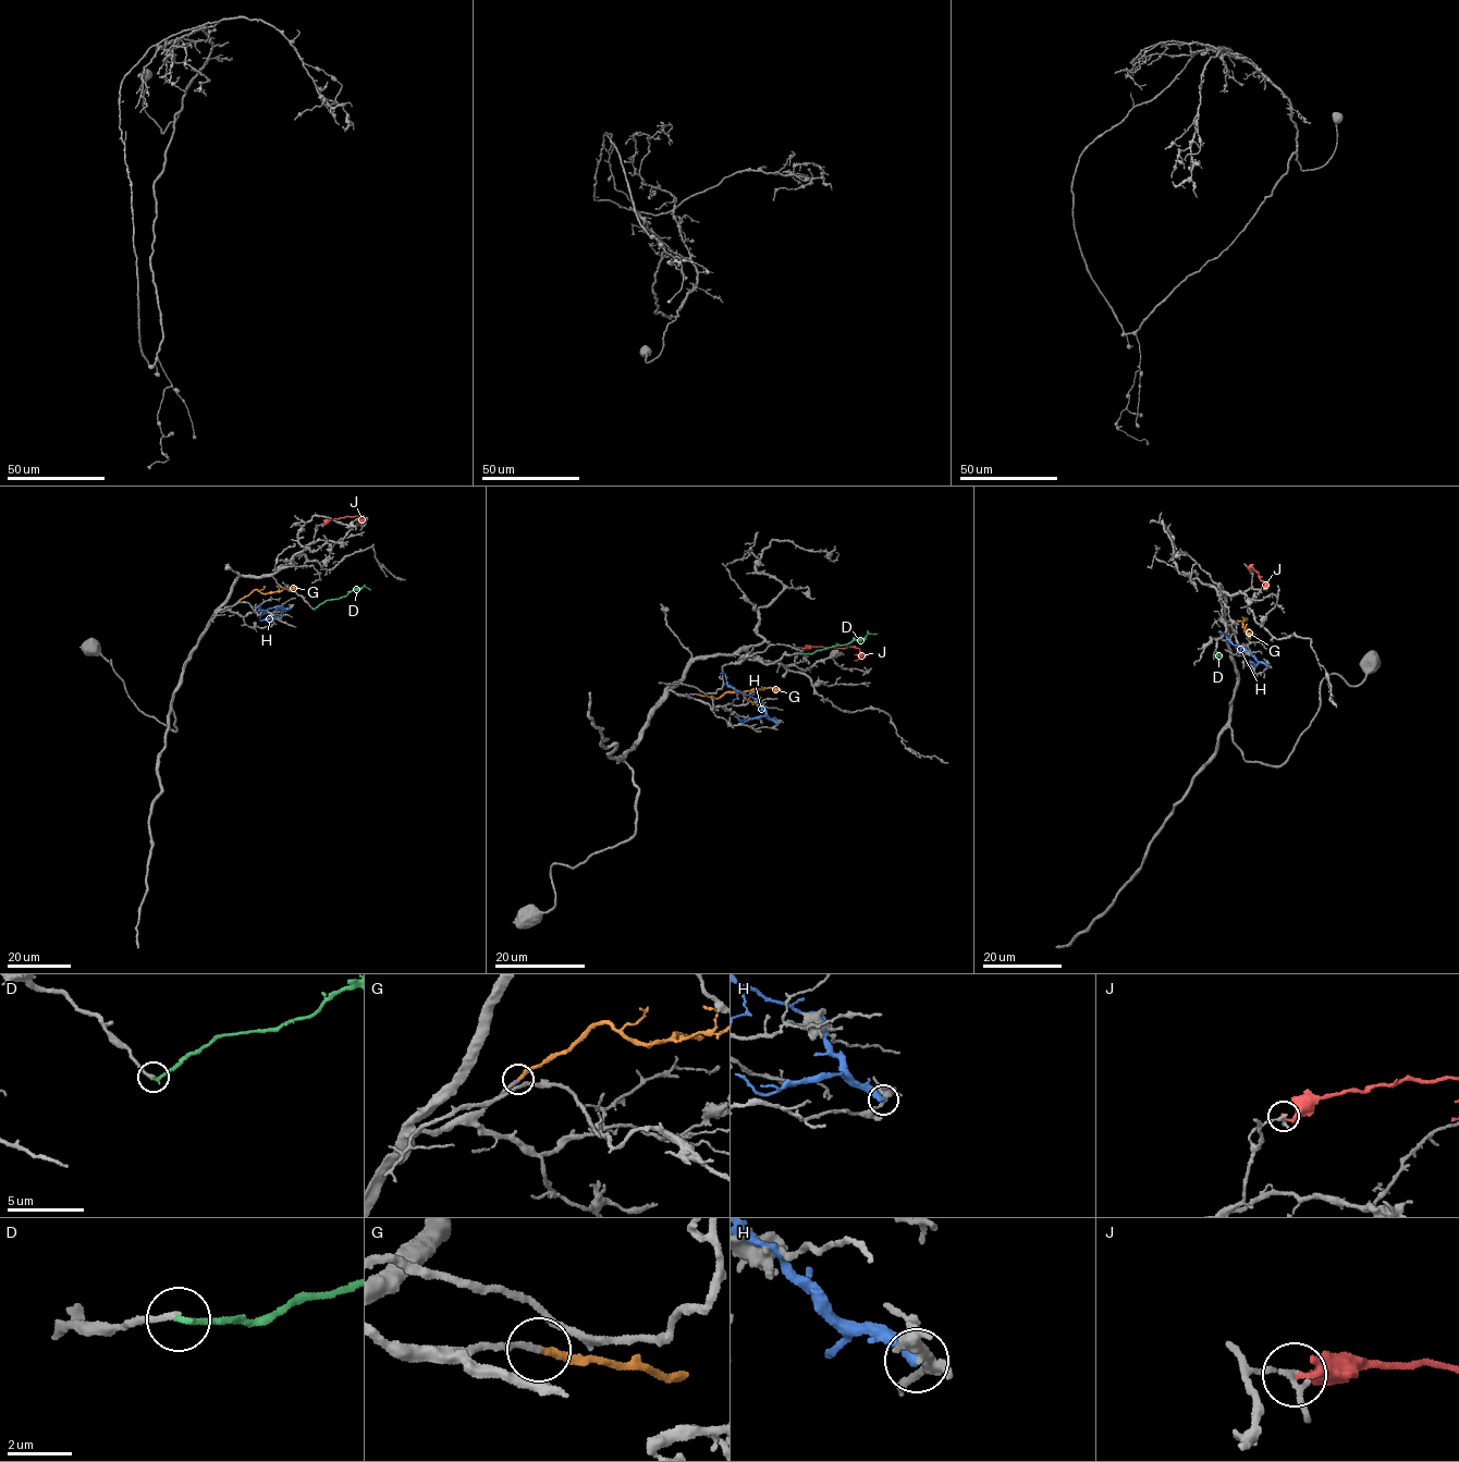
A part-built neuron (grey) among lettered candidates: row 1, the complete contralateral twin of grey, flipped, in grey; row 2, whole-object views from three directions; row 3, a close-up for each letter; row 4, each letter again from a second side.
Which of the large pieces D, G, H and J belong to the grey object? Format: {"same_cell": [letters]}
{"same_cell": ["D", "G"]}

